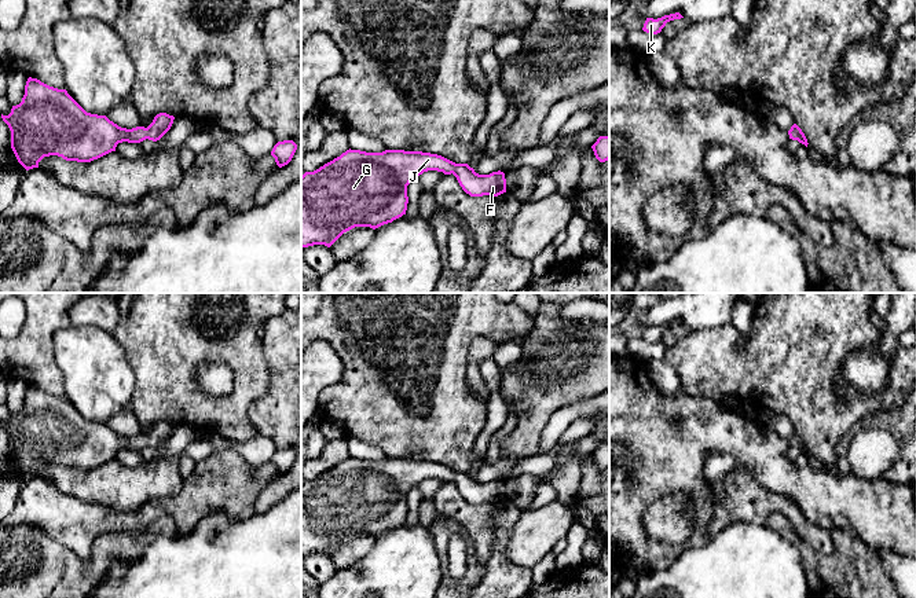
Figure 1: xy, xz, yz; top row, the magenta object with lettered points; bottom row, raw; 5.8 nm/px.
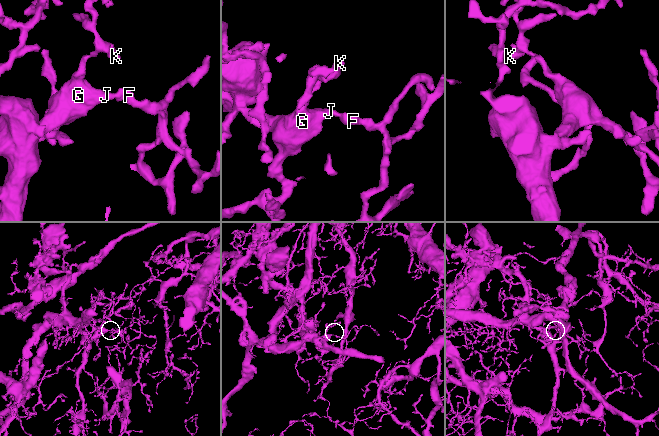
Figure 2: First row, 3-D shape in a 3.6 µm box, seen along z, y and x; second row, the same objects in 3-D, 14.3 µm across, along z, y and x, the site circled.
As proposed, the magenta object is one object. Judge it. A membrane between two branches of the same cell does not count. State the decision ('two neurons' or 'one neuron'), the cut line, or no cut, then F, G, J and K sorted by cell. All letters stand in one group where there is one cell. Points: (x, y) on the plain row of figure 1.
one neuron; cut none; groups F G J K

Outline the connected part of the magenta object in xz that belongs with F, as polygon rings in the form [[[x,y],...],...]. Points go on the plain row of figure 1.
[[[349,456],[319,477],[301,484],[301,555],[330,555],[344,540],[355,535],[375,538],[402,525],[408,511],[407,494],[428,478],[452,481],[470,505],[498,505],[506,500],[506,487],[501,478],[479,483],[468,472],[455,472],[441,463],[422,459],[366,461]]]

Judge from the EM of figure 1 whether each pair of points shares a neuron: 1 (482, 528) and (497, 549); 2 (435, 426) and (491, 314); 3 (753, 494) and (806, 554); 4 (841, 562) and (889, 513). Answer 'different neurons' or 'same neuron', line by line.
1: different neurons
2: same neuron
3: different neurons
4: different neurons

